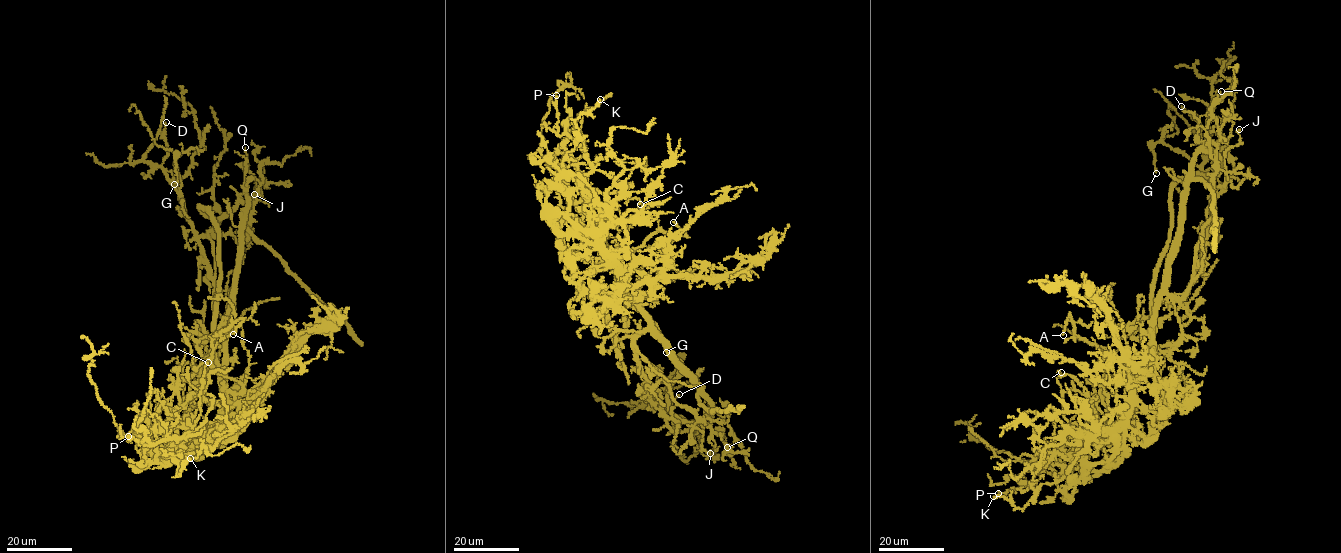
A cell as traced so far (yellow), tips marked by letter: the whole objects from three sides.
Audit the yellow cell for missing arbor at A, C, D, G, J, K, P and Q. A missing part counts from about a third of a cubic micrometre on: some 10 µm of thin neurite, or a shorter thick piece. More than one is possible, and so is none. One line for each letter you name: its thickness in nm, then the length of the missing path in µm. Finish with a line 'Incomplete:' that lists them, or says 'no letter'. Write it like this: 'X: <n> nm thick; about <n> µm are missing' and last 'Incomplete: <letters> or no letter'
Incomplete: no letter

